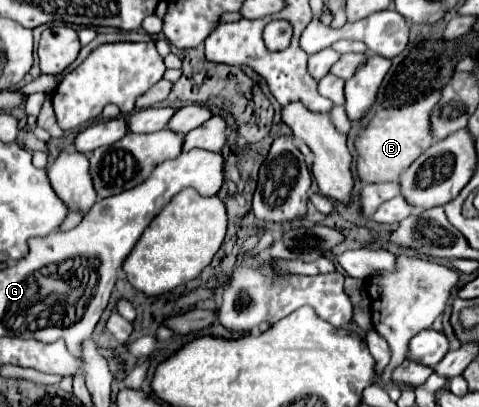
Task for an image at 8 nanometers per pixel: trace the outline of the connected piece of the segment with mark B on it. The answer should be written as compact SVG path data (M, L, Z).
M434 92L426 96L424 100L404 106L404 108L388 108L376 112L376 116L370 120L366 130L356 140L358 150L358 176L362 182L396 182L400 174L434 144L432 124L430 116L440 102L442 92Z

